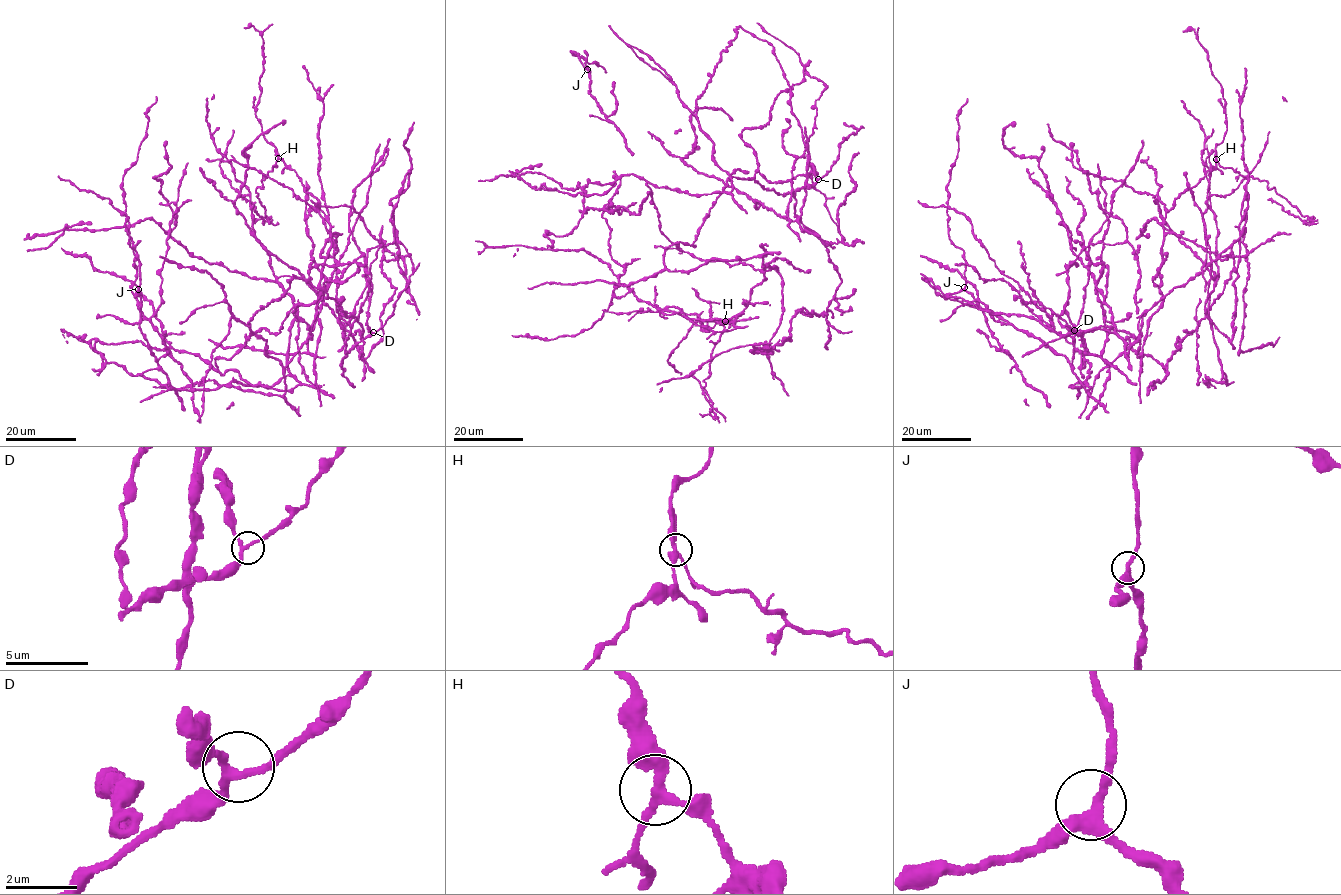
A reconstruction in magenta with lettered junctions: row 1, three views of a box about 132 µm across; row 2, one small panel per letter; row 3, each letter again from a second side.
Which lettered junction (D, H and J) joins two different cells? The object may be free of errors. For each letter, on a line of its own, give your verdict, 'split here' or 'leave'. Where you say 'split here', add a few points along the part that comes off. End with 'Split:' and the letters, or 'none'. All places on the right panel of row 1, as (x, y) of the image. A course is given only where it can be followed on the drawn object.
D: leave
H: split here; course (1216, 159), (1223, 167), (1266, 180), (1268, 188), (1274, 188), (1303, 216), (1311, 219), (1302, 220), (1268, 199)
J: leave
Split: H

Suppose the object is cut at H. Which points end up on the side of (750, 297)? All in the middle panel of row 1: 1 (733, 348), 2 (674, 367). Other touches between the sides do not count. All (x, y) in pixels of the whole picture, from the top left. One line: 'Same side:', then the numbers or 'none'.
Same side: 1, 2

